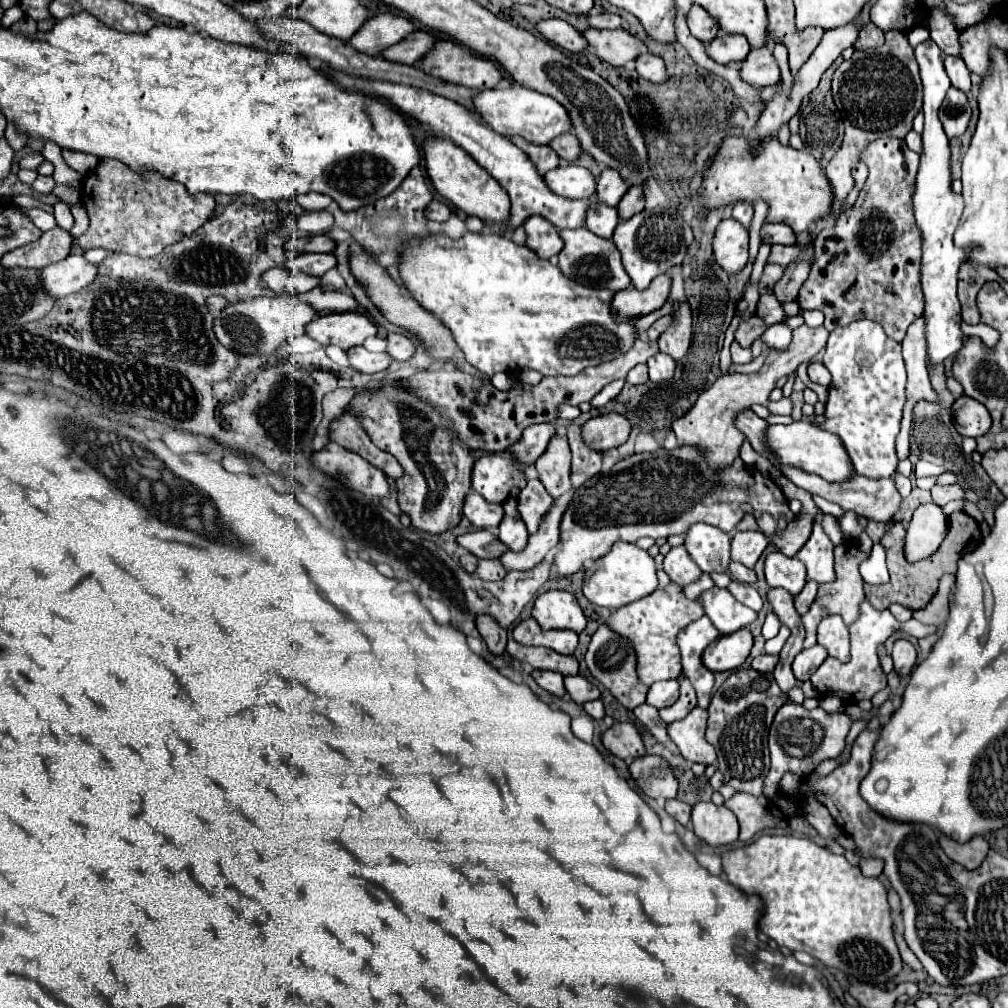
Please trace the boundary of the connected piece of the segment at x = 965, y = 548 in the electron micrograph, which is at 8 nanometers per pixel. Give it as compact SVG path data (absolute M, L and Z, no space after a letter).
M955 511L949 515L949 533L945 537L945 541L941 543L941 547L937 549L937 553L933 557L929 557L929 561L921 561L917 565L909 565L905 561L905 555L903 555L903 543L905 543L905 529L901 523L895 523L891 527L889 533L883 535L881 539L881 545L885 547L887 551L887 567L889 567L889 575L891 575L891 581L887 585L867 585L865 583L865 593L871 601L871 605L875 609L887 609L889 605L893 603L899 603L899 605L905 605L913 611L917 609L923 609L931 597L937 593L937 583L939 579L945 575L945 573L957 573L957 561L971 553L979 543L981 543L981 531L979 531L979 525L973 517L965 515L963 511Z

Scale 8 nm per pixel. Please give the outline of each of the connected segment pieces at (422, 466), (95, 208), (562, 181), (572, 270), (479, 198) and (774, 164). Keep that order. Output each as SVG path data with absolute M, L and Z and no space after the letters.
M397 383L385 385L371 395L355 395L347 409L359 417L371 441L403 465L405 475L397 479L399 507L409 515L413 527L433 535L457 527L463 517L463 501L471 491L469 477L475 459L471 451L457 445L457 437L453 437L445 419L433 413L423 401L417 401L417 397L409 397Z
M99 159L97 169L91 175L87 175L81 183L81 201L89 215L89 229L83 235L75 237L75 243L83 251L101 247L111 253L127 253L137 257L157 257L165 247L197 231L215 211L215 199L211 193L191 195L185 189L185 185L181 185L179 181L171 181L159 171L153 169L135 171L117 159Z
M561 163L557 169L545 175L549 189L567 199L591 197L597 191L597 179L585 167L573 163Z
M585 227L563 229L559 235L565 241L563 251L559 253L559 267L567 277L571 277L577 283L587 285L587 287L605 287L611 291L621 291L631 285L631 277L627 275L627 271L623 269L623 263L621 263L621 253L611 239L601 239Z
M427 137L425 139L425 165L435 189L449 199L457 209L465 211L469 217L479 217L485 223L507 223L509 221L509 197L501 185L481 167L473 157L469 157L461 147L447 139Z
M727 137L723 147L719 149L713 165L703 173L703 205L705 207L721 207L721 205L735 205L737 201L757 201L757 197L765 197L769 201L769 221L771 223L785 223L795 233L809 231L821 219L827 219L833 207L833 187L819 167L819 161L807 153L797 151L793 147L781 147L777 137L769 141L757 141L753 137Z

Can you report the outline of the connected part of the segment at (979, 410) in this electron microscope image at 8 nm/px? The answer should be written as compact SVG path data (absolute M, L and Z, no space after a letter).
M959 397L953 403L953 417L955 417L955 429L963 437L981 437L989 433L991 429L991 415L979 401L973 401L969 397Z

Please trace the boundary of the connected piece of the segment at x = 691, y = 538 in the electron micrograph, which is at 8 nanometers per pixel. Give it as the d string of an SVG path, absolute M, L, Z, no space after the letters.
M697 523L685 535L685 547L705 573L727 573L731 563L731 537L711 525Z

